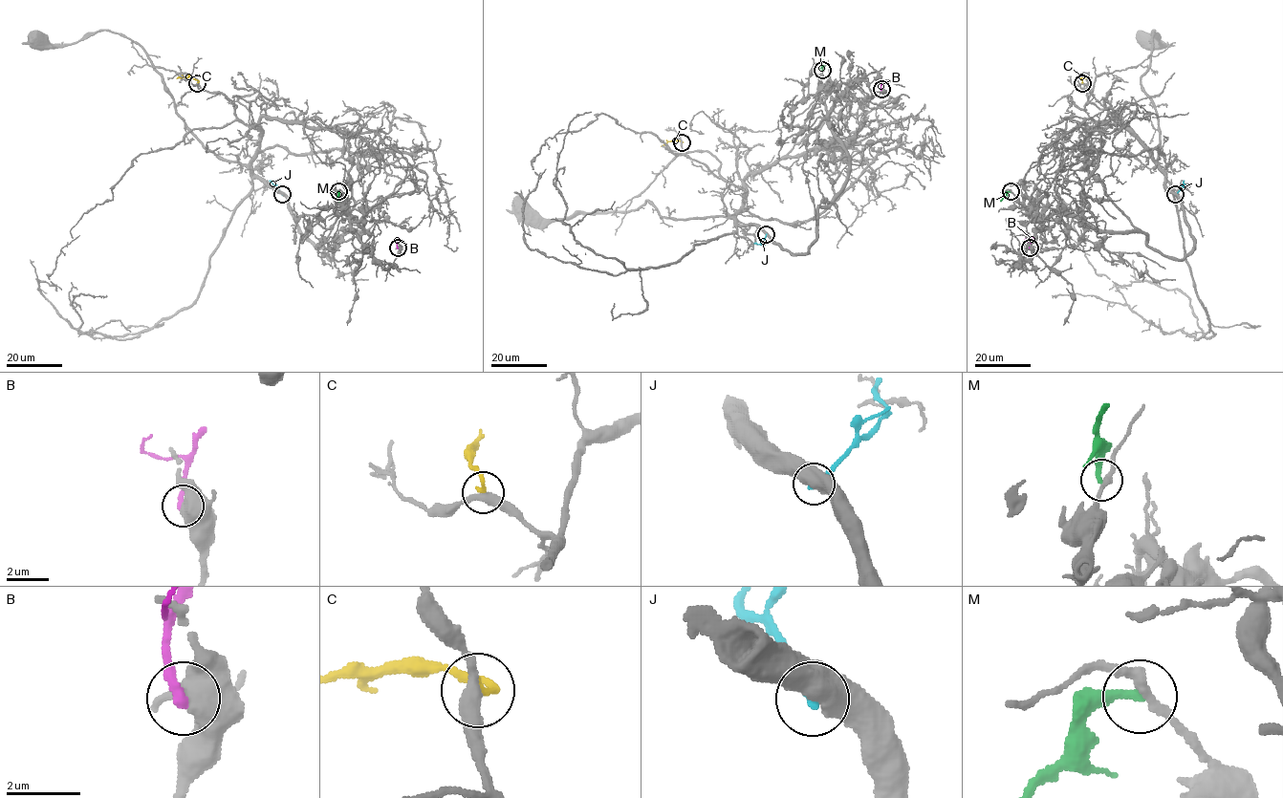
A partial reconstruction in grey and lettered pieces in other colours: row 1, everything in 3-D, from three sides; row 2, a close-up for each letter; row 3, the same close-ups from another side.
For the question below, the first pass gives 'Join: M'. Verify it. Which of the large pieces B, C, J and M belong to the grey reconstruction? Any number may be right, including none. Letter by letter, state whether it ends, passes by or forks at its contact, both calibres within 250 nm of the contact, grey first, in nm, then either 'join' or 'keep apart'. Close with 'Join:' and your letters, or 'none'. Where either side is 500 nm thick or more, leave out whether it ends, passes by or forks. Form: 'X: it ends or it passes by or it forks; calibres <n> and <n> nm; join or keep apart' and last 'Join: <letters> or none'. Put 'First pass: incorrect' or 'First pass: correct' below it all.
B: calibres 500 and 300 nm; keep apart
C: it ends; calibres 360 and 190 nm; join
J: calibres 550 and 240 nm; keep apart
M: it ends; calibres 280 and 280 nm; keep apart
Join: C
First pass: incorrect

